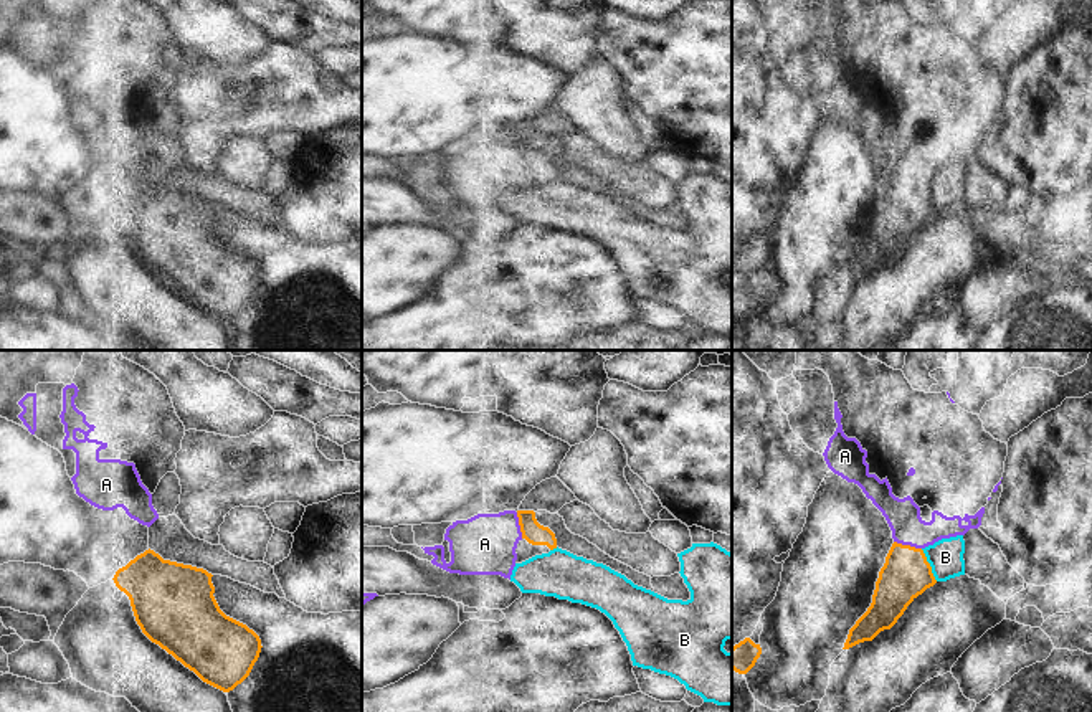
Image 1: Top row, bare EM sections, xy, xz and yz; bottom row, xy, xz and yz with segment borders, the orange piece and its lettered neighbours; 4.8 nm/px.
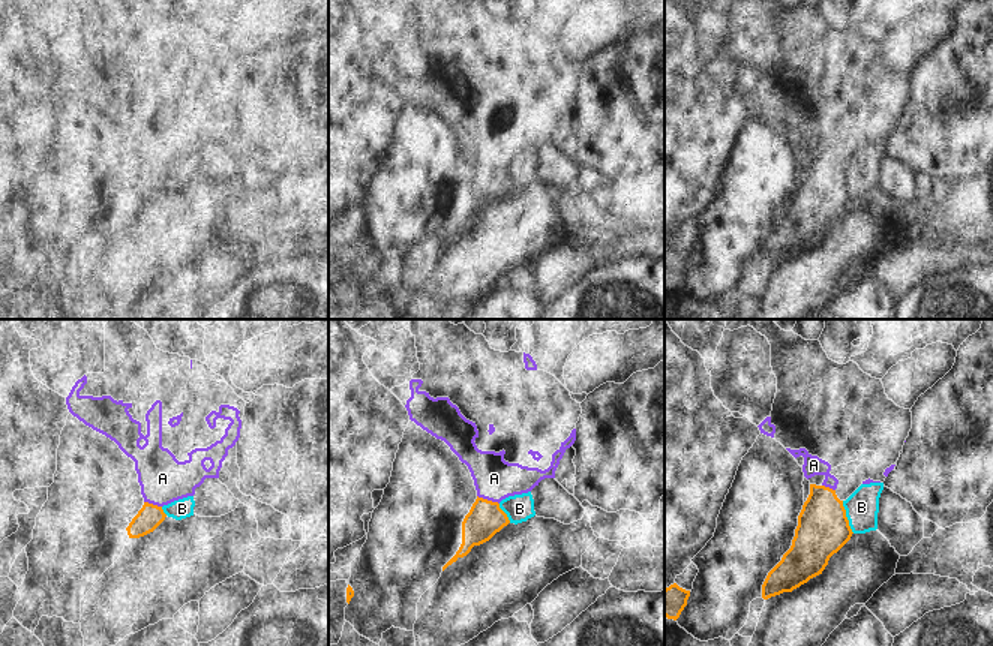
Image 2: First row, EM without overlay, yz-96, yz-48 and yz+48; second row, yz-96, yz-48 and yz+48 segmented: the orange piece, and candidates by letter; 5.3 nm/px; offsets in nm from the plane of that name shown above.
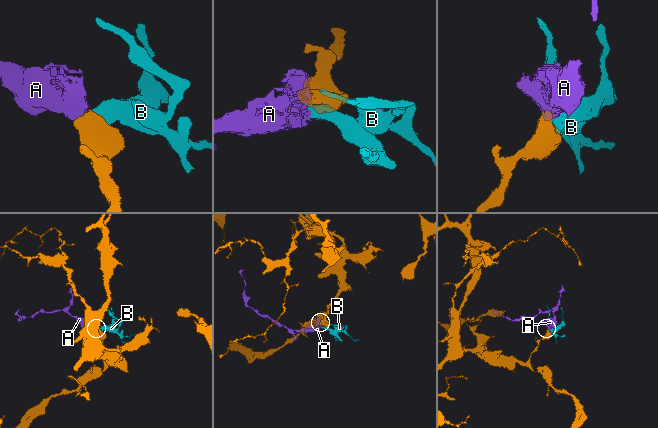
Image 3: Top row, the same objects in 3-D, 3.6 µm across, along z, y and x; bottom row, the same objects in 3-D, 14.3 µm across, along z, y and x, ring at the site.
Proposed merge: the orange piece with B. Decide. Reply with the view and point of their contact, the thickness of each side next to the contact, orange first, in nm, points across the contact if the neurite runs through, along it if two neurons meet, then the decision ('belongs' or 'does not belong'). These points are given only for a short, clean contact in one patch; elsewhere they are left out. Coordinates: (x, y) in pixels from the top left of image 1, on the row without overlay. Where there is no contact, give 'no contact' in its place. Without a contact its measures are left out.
meets orange in yz at (929, 195); 240 nm thick on the orange side, 170 nm on the other; does not belong

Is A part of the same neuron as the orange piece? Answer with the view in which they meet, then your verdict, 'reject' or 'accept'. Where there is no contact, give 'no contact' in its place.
yz | accept

